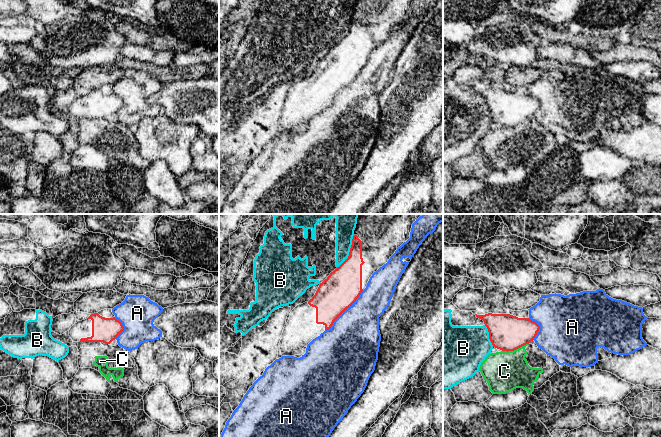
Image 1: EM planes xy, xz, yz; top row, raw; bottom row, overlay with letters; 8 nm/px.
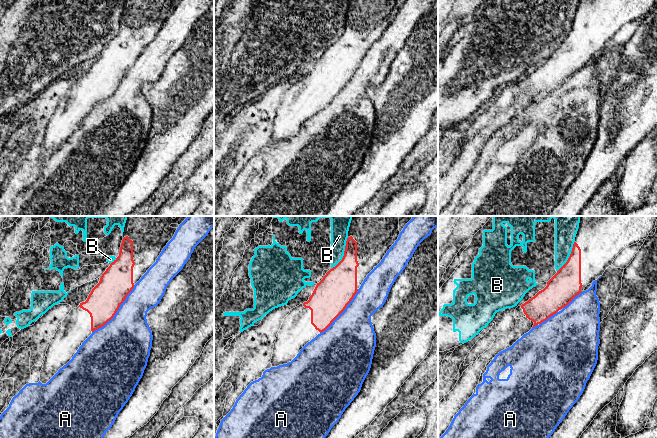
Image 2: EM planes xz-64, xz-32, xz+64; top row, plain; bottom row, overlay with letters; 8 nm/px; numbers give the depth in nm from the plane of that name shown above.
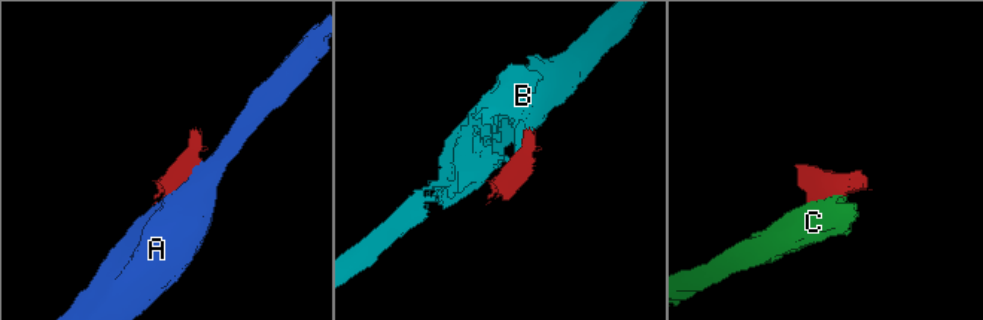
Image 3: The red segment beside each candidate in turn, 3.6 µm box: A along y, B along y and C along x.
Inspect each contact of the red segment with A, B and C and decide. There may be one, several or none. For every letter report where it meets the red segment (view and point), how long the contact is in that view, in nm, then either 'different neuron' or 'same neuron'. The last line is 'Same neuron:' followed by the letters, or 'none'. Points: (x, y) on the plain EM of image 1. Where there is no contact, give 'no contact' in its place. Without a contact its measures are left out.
A: xz (344, 86) | 440 nm | different neuron
B: xz (350, 27) | 300 nm | different neuron
C: yz (514, 125) | 220 nm | different neuron
Same neuron: none

